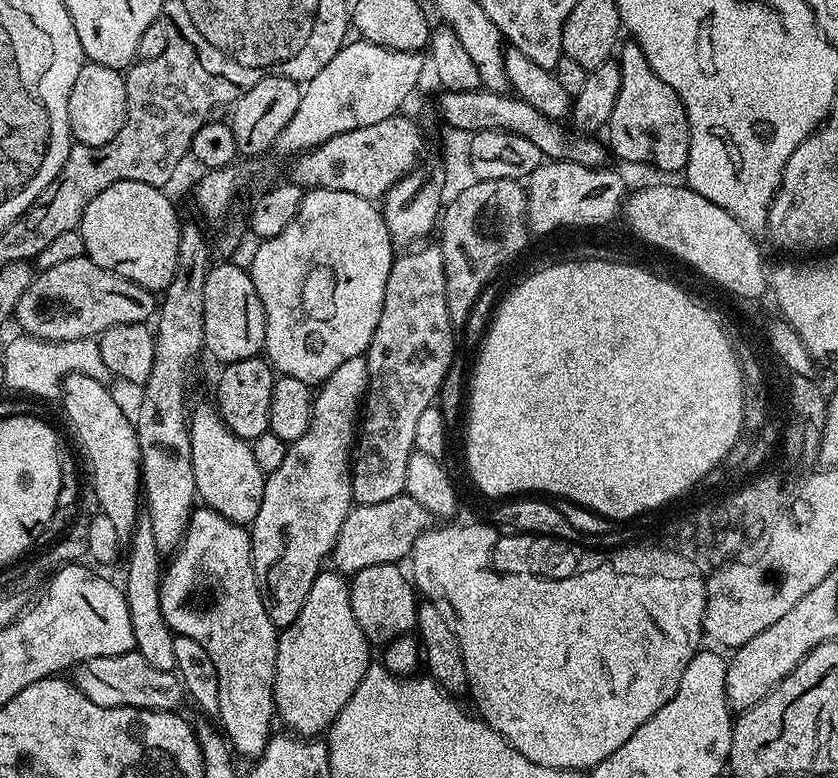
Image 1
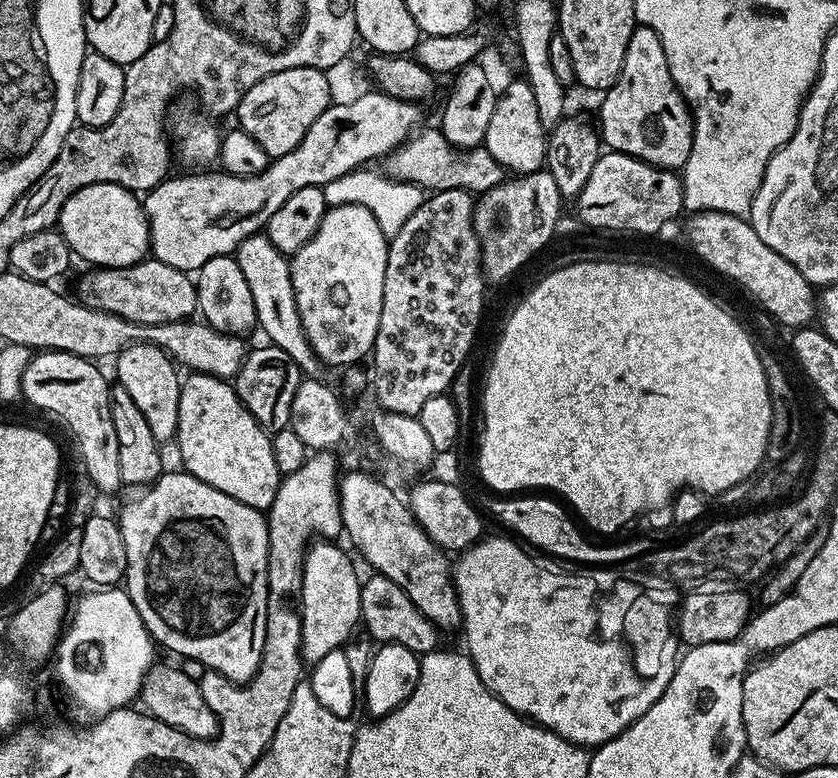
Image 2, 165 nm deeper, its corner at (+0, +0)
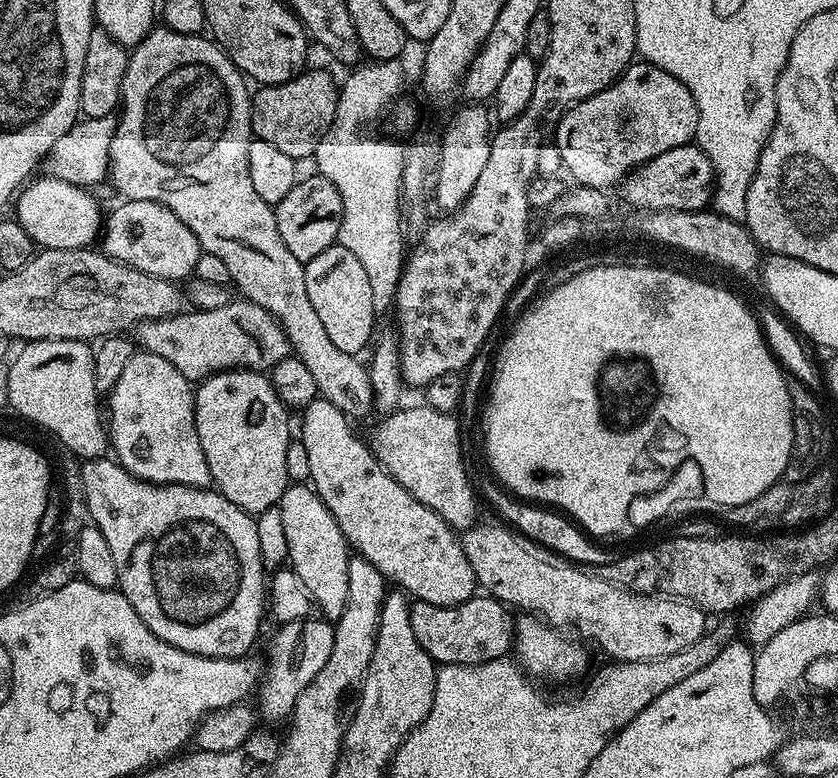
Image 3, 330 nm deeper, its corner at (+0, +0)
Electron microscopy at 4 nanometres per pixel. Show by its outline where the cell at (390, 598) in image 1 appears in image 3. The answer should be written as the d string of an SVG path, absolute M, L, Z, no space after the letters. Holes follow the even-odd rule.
M477 594L464 604L454 606L434 606L430 602L413 599L408 605L410 610L410 626L414 629L414 638L418 638L418 646L430 654L430 658L441 664L485 664L509 655L514 644L514 620L508 617L509 609L500 601L487 594Z

